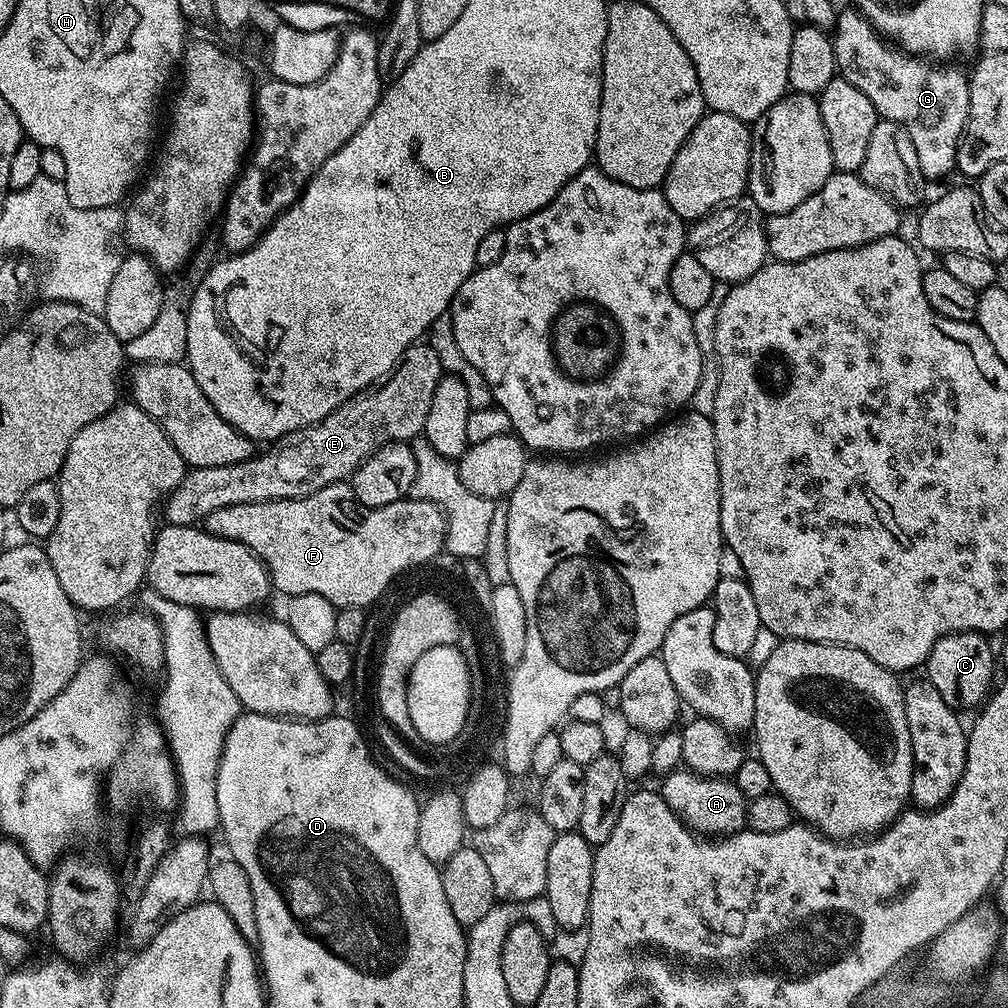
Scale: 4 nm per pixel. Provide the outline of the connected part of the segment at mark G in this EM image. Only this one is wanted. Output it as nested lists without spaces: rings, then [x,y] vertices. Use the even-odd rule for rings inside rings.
[[[852,6],[837,15],[832,45],[839,79],[850,82],[850,86],[858,86],[858,90],[870,98],[879,119],[898,122],[906,134],[910,134],[924,179],[935,182],[953,175],[956,151],[968,127],[969,73],[955,68],[952,65],[955,63],[933,62],[897,48]]]

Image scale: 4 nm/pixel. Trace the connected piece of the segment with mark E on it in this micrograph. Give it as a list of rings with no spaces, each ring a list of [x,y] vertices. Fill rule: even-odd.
[[[427,342],[412,344],[404,352],[399,364],[388,373],[379,386],[373,386],[356,396],[351,396],[345,404],[338,406],[338,410],[322,418],[322,422],[279,436],[267,445],[268,452],[262,453],[261,456],[259,453],[246,462],[230,466],[188,468],[182,482],[178,482],[178,486],[162,505],[163,519],[178,526],[196,526],[207,516],[214,514],[214,510],[222,510],[222,506],[238,506],[267,500],[297,500],[314,494],[314,490],[322,490],[322,486],[347,481],[352,473],[358,470],[358,466],[362,466],[362,462],[382,446],[411,442],[423,433],[426,414],[430,414],[430,398],[434,398],[434,390],[438,390],[438,382],[445,372],[431,344]]]

